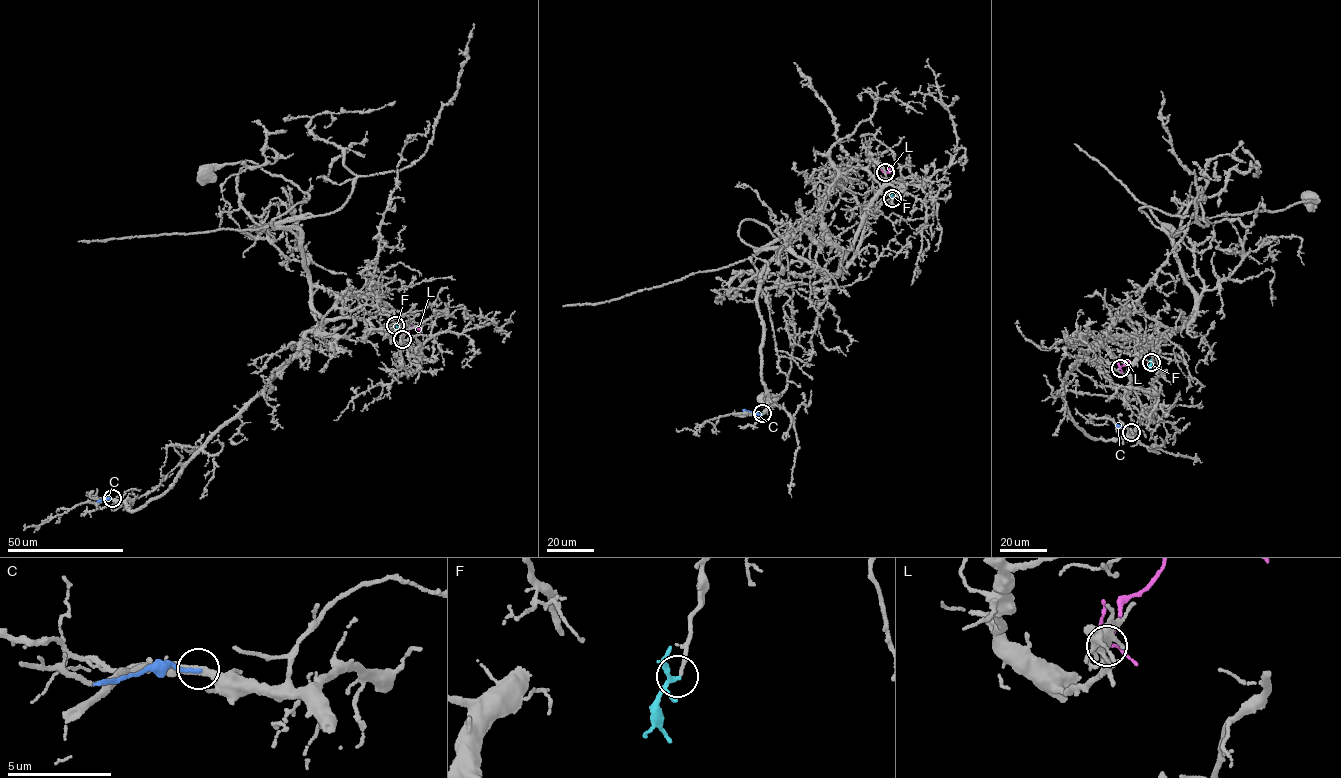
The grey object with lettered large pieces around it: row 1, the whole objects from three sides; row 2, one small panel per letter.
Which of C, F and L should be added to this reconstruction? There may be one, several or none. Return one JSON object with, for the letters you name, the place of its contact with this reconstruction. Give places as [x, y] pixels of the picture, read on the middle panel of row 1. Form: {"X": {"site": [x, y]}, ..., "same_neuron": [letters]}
{"L": {"site": [885, 172]}, "same_neuron": ["L"]}

